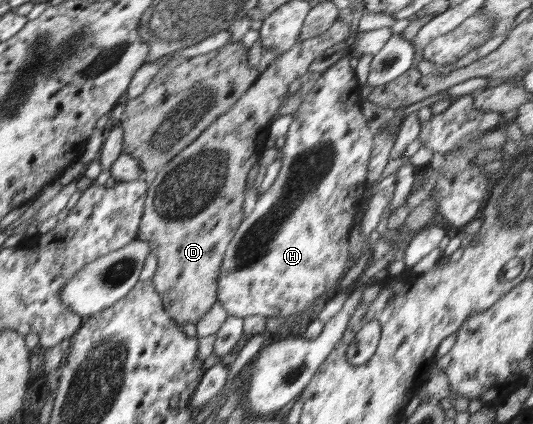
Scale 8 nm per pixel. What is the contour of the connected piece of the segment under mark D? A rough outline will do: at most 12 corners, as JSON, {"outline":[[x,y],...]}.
{"outline":[[336,18],[159,169],[137,237],[180,328],[217,303],[246,176]]}

